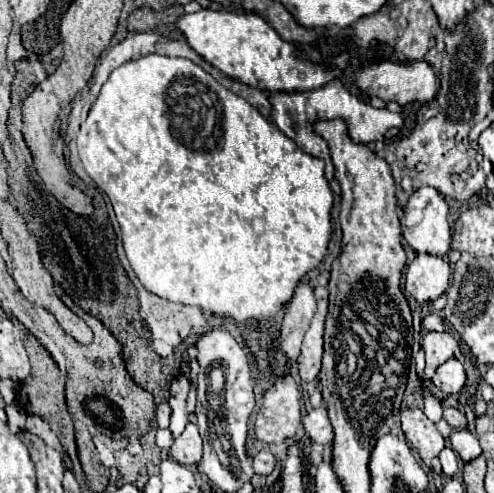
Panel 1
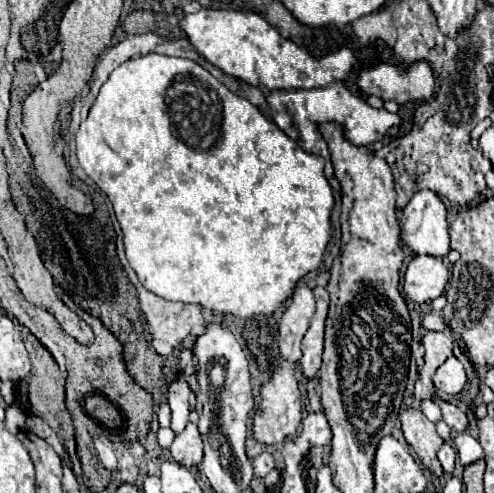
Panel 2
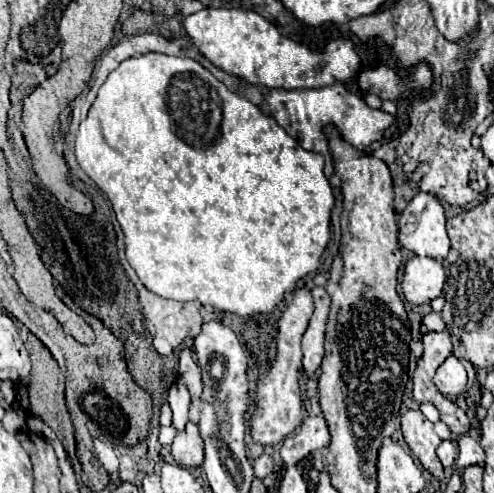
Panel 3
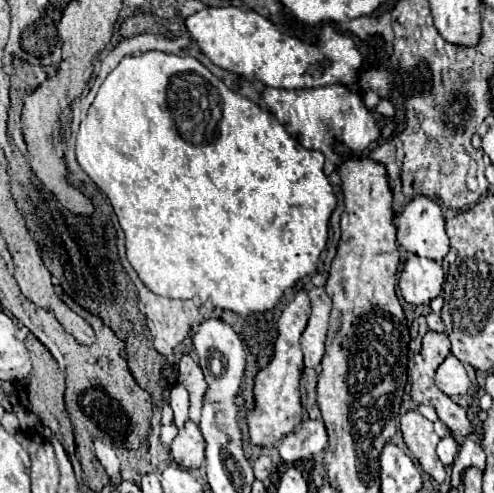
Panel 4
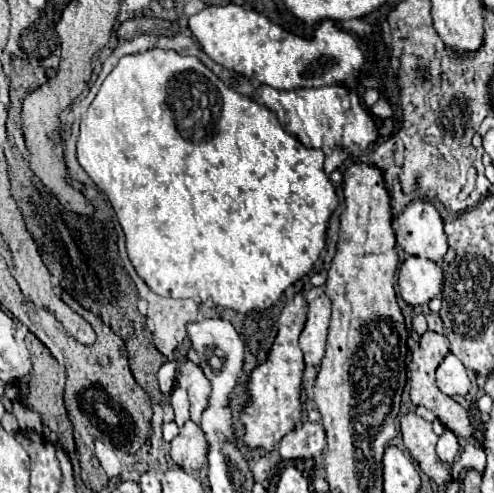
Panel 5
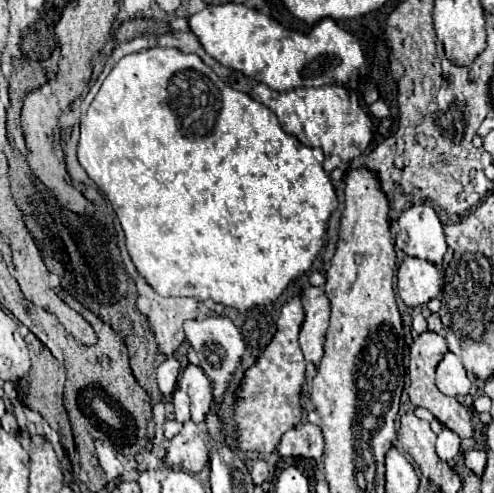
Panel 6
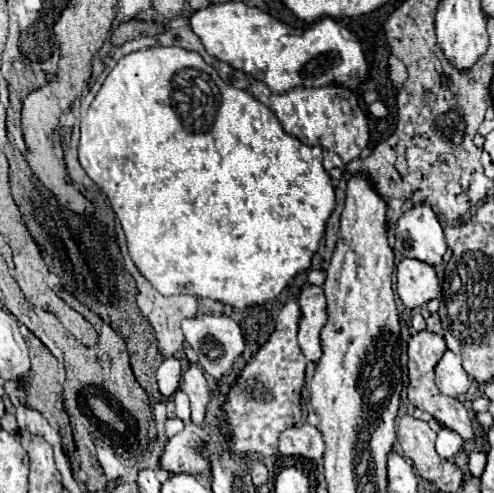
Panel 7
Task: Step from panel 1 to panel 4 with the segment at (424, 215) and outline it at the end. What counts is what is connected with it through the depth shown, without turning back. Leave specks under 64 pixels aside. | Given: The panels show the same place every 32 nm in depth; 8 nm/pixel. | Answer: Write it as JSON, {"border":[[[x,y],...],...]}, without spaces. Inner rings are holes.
{"border":[[[416,196],[406,204],[404,212],[396,218],[398,244],[416,254],[432,260],[442,260],[448,250],[448,236],[444,230],[444,214],[436,200],[430,196]]]}

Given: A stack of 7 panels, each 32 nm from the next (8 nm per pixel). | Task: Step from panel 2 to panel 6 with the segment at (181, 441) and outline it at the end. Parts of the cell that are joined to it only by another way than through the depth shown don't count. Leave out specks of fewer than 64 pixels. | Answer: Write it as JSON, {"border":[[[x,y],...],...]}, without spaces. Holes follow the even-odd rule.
{"border":[[[182,428],[166,452],[166,464],[190,472],[200,472],[208,464],[210,438],[202,428]]]}

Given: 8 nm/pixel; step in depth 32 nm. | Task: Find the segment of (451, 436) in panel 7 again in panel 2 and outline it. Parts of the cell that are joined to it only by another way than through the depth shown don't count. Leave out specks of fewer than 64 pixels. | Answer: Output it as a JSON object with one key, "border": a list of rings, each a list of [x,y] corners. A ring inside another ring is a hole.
{"border":[[[448,442],[440,448],[438,458],[442,460],[442,468],[444,468],[444,472],[446,472],[446,474],[452,474],[454,468],[456,468],[456,452],[454,452],[454,448],[452,448]]]}

